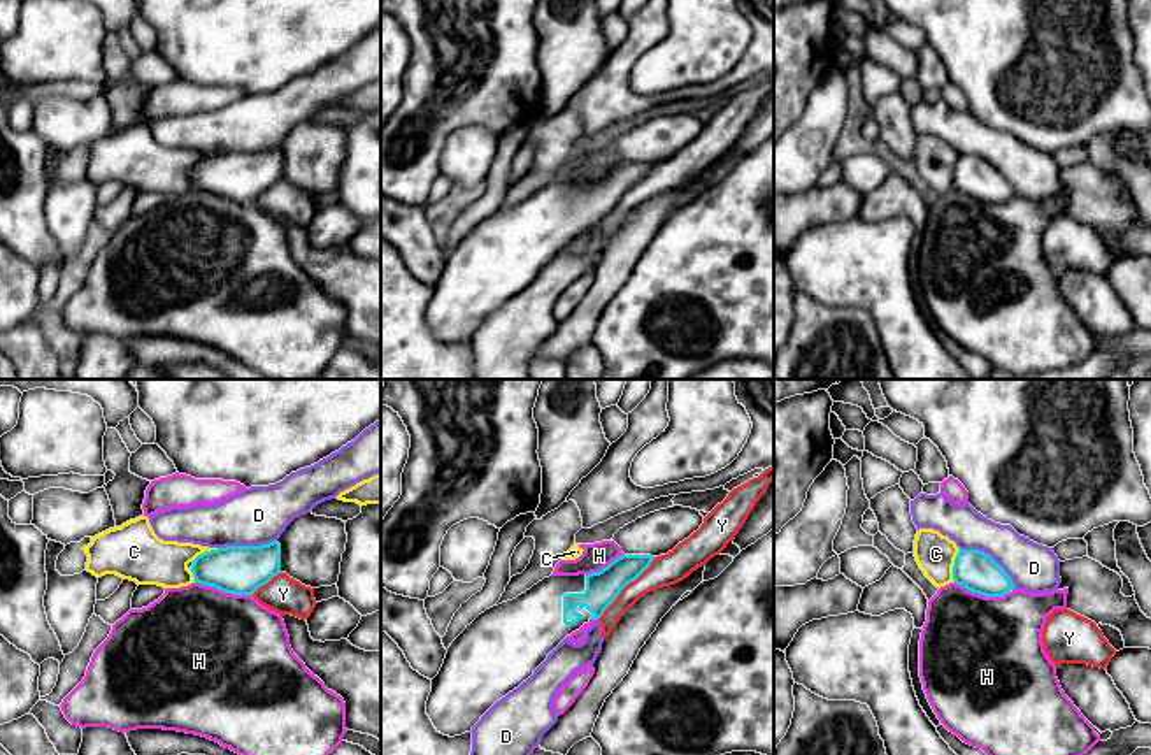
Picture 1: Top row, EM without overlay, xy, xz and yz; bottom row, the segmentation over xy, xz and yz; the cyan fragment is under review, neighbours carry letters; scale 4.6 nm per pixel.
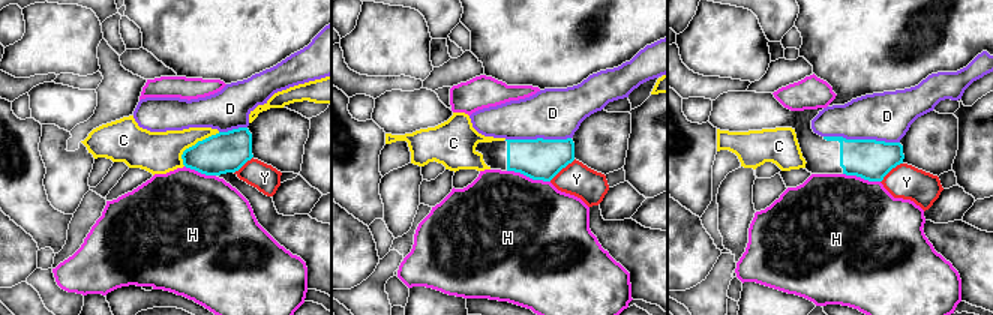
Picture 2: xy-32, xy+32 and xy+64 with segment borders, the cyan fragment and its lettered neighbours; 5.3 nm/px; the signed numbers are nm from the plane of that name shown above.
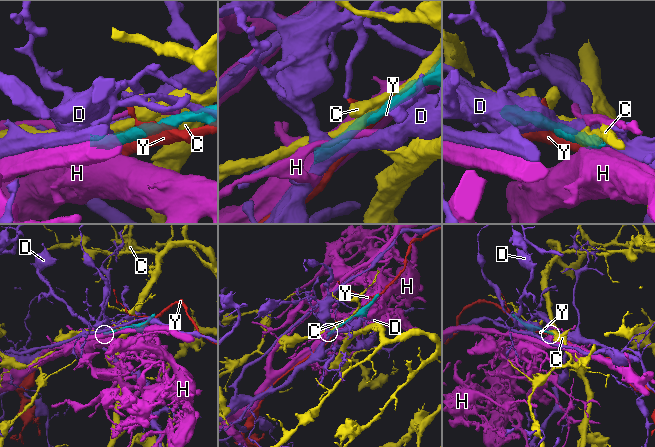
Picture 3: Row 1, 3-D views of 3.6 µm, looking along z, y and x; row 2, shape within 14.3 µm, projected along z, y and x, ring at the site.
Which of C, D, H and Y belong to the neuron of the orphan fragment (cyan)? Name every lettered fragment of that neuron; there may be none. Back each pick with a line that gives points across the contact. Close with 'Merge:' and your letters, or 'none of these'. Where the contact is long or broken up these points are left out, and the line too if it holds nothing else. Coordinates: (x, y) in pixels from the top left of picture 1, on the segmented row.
Merge: none of these

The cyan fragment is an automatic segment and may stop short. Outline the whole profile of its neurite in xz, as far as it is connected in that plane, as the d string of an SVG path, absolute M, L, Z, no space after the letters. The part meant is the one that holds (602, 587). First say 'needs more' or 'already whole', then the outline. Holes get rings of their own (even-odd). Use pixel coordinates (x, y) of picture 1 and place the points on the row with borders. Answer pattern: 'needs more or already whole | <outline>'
needs more | M621 555L591 574L549 576L512 600L481 613L447 648L432 680L426 715L437 732L454 737L470 732L502 697L526 681L547 655L590 620L598 620L621 590L654 560L651 555Z

